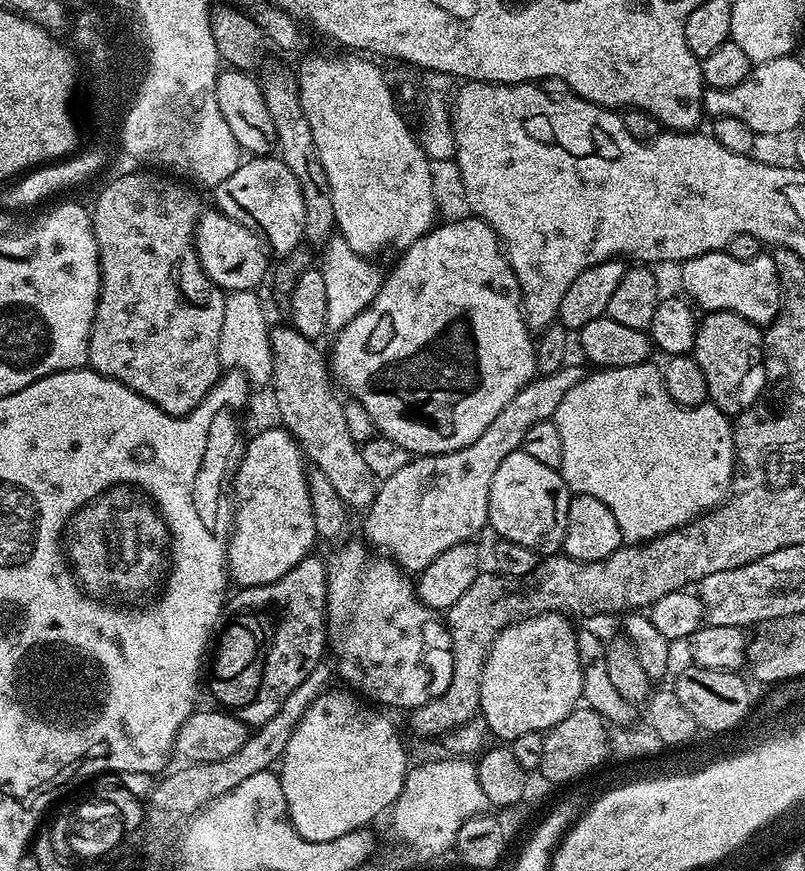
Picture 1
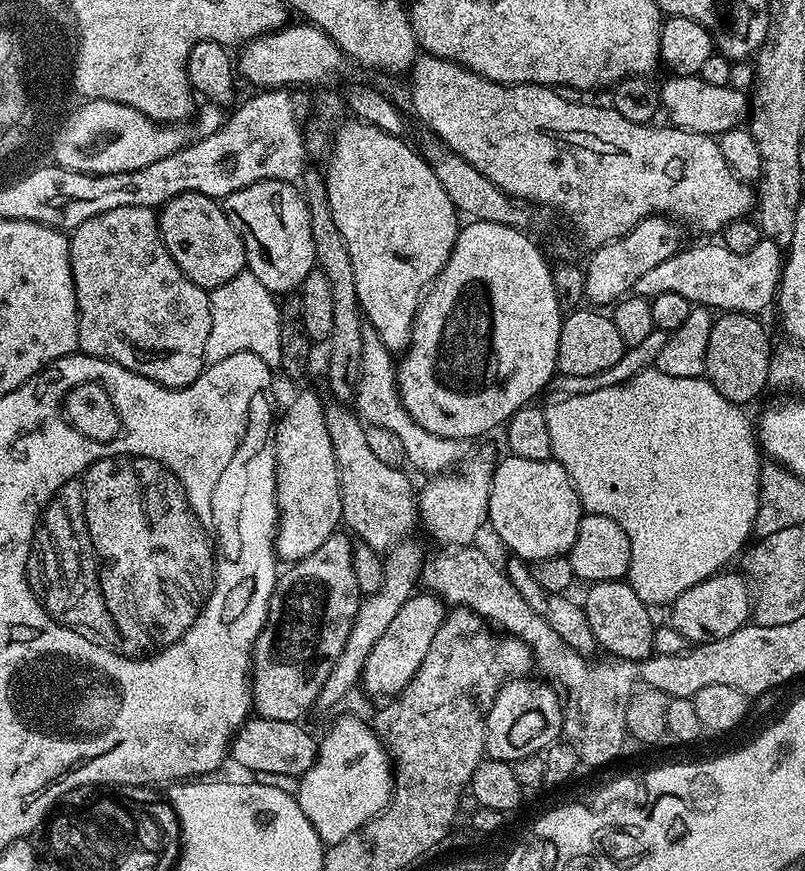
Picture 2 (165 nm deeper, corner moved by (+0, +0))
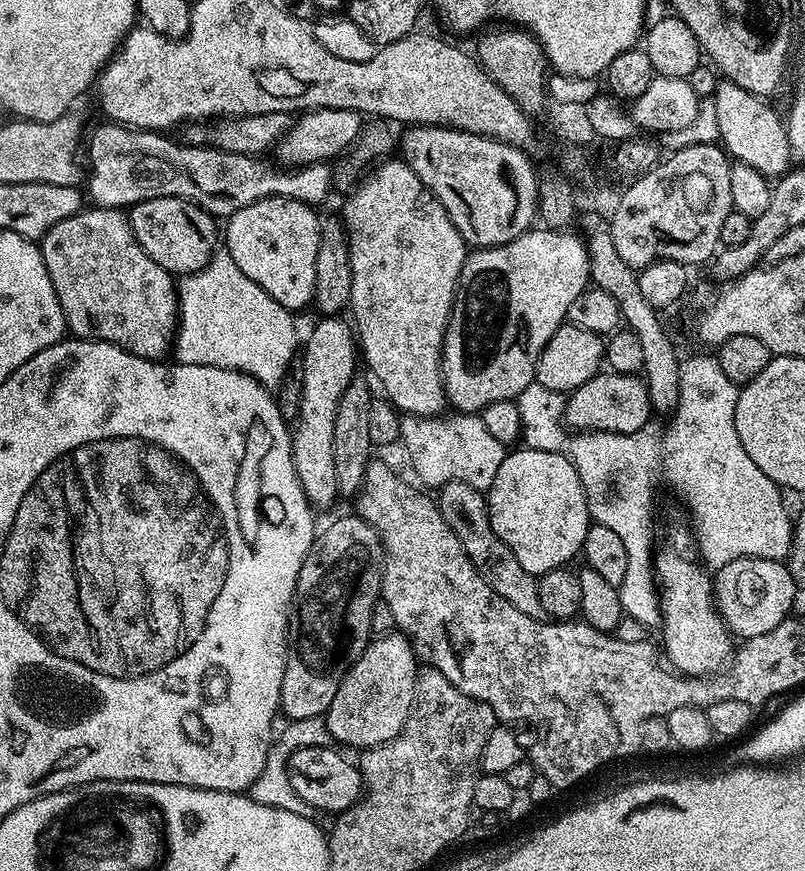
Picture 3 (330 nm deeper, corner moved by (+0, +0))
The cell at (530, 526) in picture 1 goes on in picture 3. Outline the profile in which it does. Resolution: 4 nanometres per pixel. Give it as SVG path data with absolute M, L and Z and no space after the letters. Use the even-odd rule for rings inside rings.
M527 446L517 447L505 455L494 482L486 490L490 526L518 558L522 570L537 578L550 570L571 565L572 559L581 555L584 539L590 527L588 499L576 468L561 452L547 452Z

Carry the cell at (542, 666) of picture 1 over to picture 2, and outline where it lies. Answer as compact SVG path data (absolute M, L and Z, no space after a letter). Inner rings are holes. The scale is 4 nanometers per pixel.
M513 678L502 685L488 711L484 723L484 751L491 759L511 762L535 756L561 735L563 713L559 691L543 679L524 679L528 678Z

